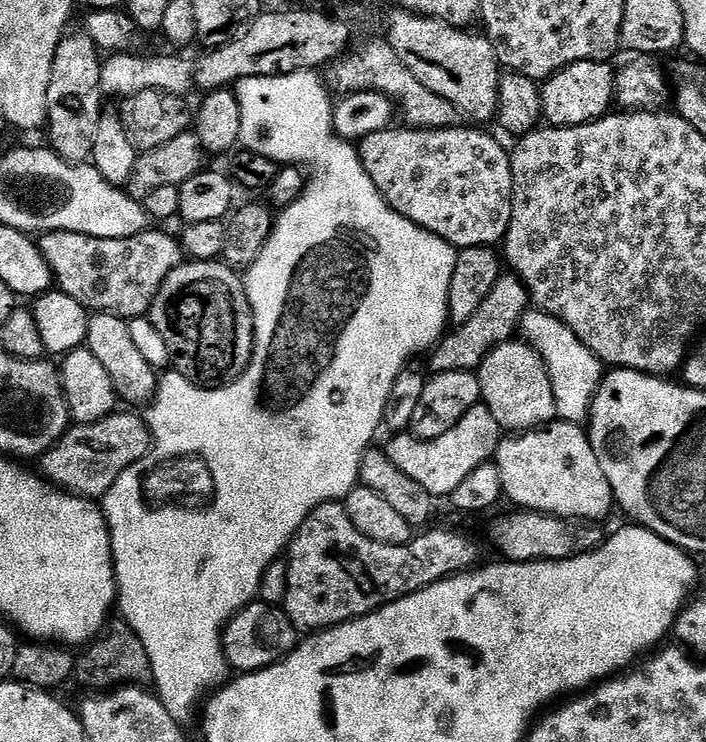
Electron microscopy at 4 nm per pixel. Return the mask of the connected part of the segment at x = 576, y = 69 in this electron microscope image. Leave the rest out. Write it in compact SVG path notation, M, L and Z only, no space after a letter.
M583 60L555 72L541 87L543 117L551 127L571 128L599 120L613 107L616 95L616 72L613 65L598 60Z

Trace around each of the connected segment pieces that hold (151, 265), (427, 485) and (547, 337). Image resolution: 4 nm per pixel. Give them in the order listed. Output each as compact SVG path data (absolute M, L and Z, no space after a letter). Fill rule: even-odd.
M149 230L130 238L94 238L77 232L46 232L39 237L38 245L52 271L52 279L59 291L70 294L83 308L93 313L109 312L127 321L149 315L154 298L162 282L185 259L184 249L175 235Z
M481 402L466 410L462 422L458 422L454 430L446 430L442 438L418 440L411 434L396 434L391 439L386 445L390 462L394 462L402 474L414 478L414 482L418 482L418 486L422 486L422 490L429 492L432 497L448 498L473 470L478 470L478 466L489 463L495 457L502 430L498 422L494 422L494 414L490 414L487 406Z
M530 310L520 320L523 339L544 360L554 386L556 415L561 421L583 425L592 413L592 399L602 379L602 361L558 318L549 312ZM524 332L524 333L523 333Z

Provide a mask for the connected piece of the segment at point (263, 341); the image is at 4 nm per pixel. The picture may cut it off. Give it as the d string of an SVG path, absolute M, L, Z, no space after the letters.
M309 70L306 72L291 72L285 76L255 76L254 78L246 78L239 81L238 84L238 106L242 110L242 130L240 131L240 144L243 145L247 151L257 152L258 154L266 154L266 158L280 162L283 161L283 156L293 156L293 161L298 162L299 167L306 170L307 183L304 185L304 193L294 201L290 207L283 209L275 217L272 233L270 238L262 246L262 250L258 254L258 258L254 263L246 269L246 275L243 277L244 289L248 295L248 301L252 307L254 314L254 326L256 327L256 341L254 342L254 350L252 357L248 363L248 368L238 379L233 380L231 384L223 384L221 388L201 388L199 384L191 384L185 376L178 374L175 370L168 370L159 377L156 385L156 394L154 399L147 405L146 408L146 423L150 434L152 435L152 448L149 452L142 457L137 464L130 466L118 478L118 482L114 482L114 486L110 486L110 490L102 498L102 511L106 522L108 523L108 533L112 539L112 561L114 562L114 570L116 571L116 594L118 597L118 612L122 615L123 623L127 624L129 628L134 630L134 634L138 634L138 638L142 642L142 646L146 650L146 654L150 658L150 666L152 667L153 685L157 684L154 688L155 695L160 697L162 706L166 706L166 710L170 714L170 718L174 718L176 723L181 726L187 726L192 720L192 711L209 695L210 690L215 689L217 686L225 683L226 677L229 675L230 669L224 659L224 646L222 637L224 634L224 625L228 623L232 617L238 615L247 604L253 603L257 599L256 591L260 588L260 583L264 580L264 575L268 572L268 567L276 560L276 555L283 553L289 547L290 541L296 535L296 531L302 526L302 522L306 522L309 514L318 506L323 504L330 504L333 502L343 501L345 496L352 493L352 489L357 487L360 478L360 467L362 466L362 458L369 448L373 447L376 436L376 431L381 431L382 421L384 419L384 411L386 410L386 398L390 398L390 390L394 386L394 378L398 378L398 374L402 369L409 367L411 356L416 356L419 352L427 353L439 341L440 337L445 335L446 329L449 327L450 321L448 319L448 295L450 294L450 282L454 274L454 262L456 261L457 249L453 248L451 244L447 244L442 238L438 238L433 232L427 232L424 228L420 228L414 222L410 222L402 214L398 214L387 204L382 198L382 194L378 190L378 186L374 186L374 182L370 178L370 174L366 174L366 170L360 161L360 153L349 141L343 140L341 136L336 135L336 131L332 128L332 110L334 107L333 97L328 97L329 89L322 83L315 71Z

